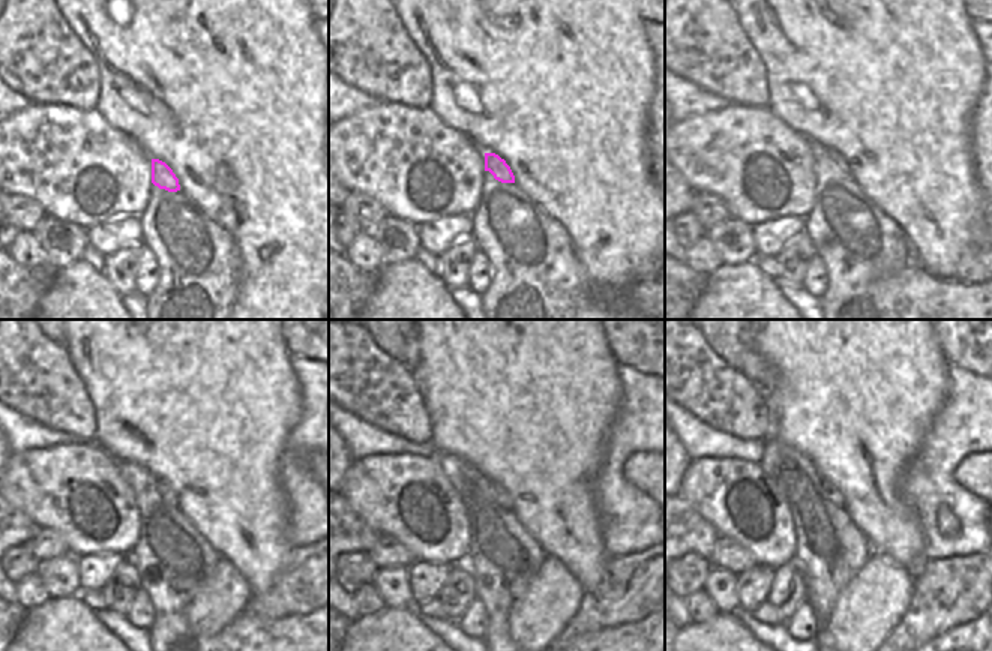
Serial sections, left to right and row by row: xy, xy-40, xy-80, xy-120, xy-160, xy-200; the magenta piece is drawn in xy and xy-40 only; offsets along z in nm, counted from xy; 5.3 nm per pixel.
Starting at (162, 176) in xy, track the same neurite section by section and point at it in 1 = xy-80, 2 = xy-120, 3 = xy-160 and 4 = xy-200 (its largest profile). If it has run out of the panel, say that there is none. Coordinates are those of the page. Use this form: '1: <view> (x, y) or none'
1: xy-80 (839, 161)
2: xy-120 (167, 495)
3: xy-160 (500, 495)
4: xy-200 (827, 489)

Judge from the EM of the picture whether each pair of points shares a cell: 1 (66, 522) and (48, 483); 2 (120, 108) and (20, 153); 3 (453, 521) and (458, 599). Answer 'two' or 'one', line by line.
1: one
2: two
3: two

